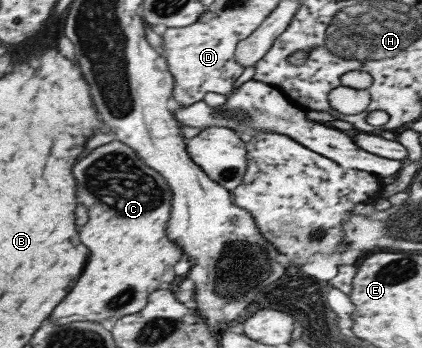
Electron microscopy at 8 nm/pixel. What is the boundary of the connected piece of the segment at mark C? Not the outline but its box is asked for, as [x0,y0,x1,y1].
[49,139,182,325]

